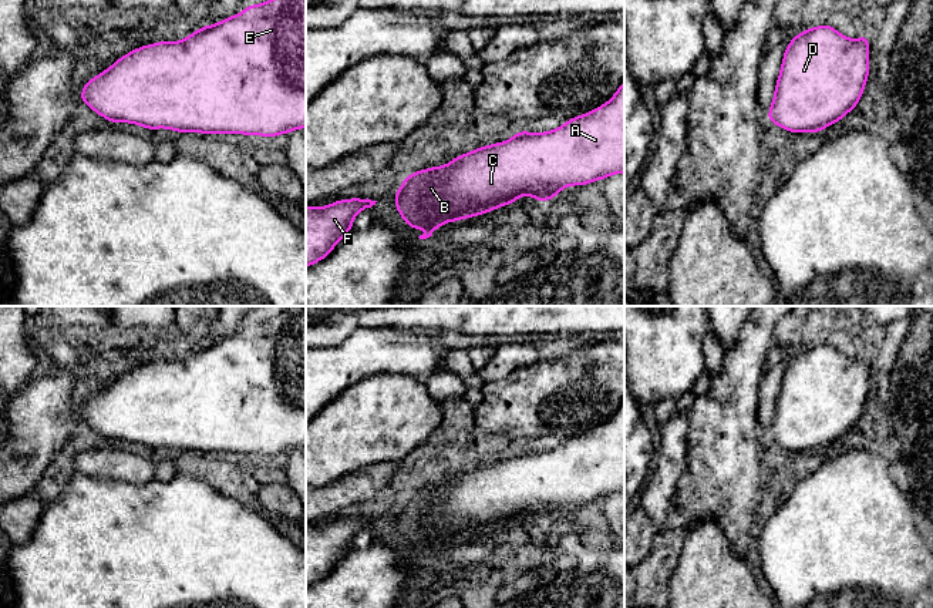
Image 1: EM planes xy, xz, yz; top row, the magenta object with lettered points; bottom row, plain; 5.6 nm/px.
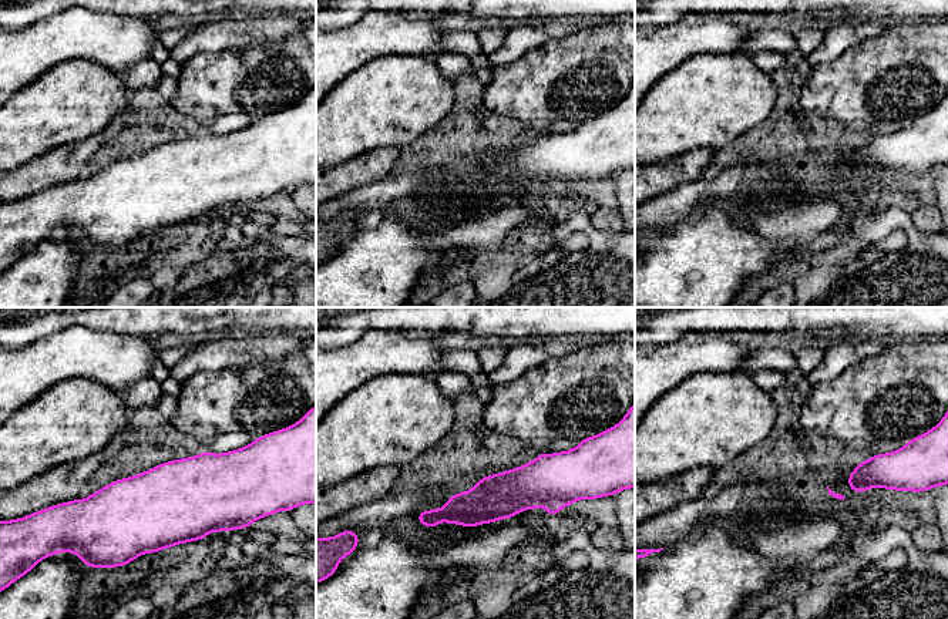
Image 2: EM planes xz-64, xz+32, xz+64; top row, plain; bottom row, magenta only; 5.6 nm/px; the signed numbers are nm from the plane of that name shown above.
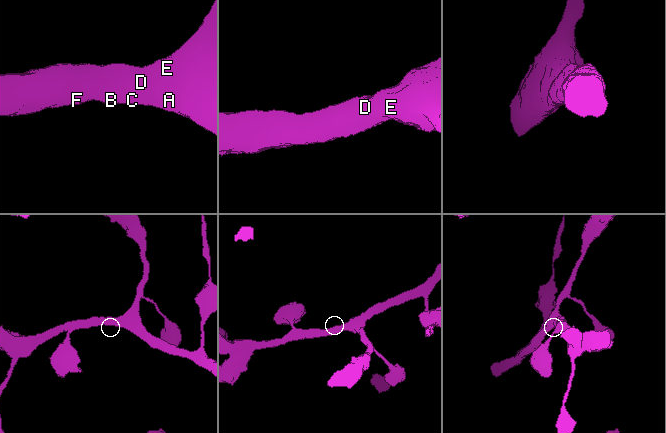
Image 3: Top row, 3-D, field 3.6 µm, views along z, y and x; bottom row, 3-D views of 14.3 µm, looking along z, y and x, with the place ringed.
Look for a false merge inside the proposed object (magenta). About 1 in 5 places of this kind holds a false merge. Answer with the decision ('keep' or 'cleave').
keep

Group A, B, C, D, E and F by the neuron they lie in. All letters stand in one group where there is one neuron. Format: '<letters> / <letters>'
A B C D E F

